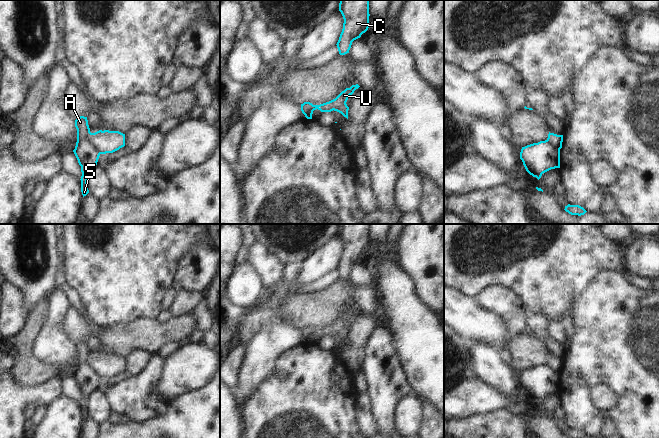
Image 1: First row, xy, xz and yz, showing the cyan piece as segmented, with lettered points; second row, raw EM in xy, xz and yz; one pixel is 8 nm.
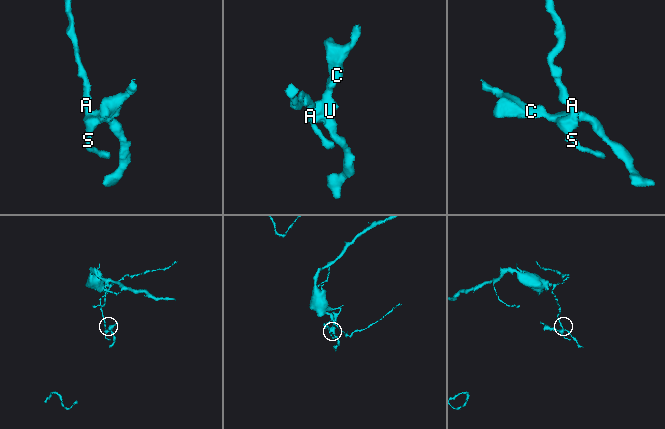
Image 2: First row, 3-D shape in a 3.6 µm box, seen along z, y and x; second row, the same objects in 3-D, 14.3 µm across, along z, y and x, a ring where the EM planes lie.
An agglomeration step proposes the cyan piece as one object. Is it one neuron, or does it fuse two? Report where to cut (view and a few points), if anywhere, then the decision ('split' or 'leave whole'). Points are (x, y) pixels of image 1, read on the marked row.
xy (89, 132), (86, 139), (100, 153) | split

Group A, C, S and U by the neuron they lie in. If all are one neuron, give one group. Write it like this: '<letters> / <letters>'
A S / C U

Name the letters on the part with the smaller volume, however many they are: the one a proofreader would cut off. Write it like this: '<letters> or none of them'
C, U

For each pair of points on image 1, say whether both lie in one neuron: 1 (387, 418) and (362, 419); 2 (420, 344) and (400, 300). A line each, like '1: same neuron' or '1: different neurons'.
1: different neurons
2: same neuron

